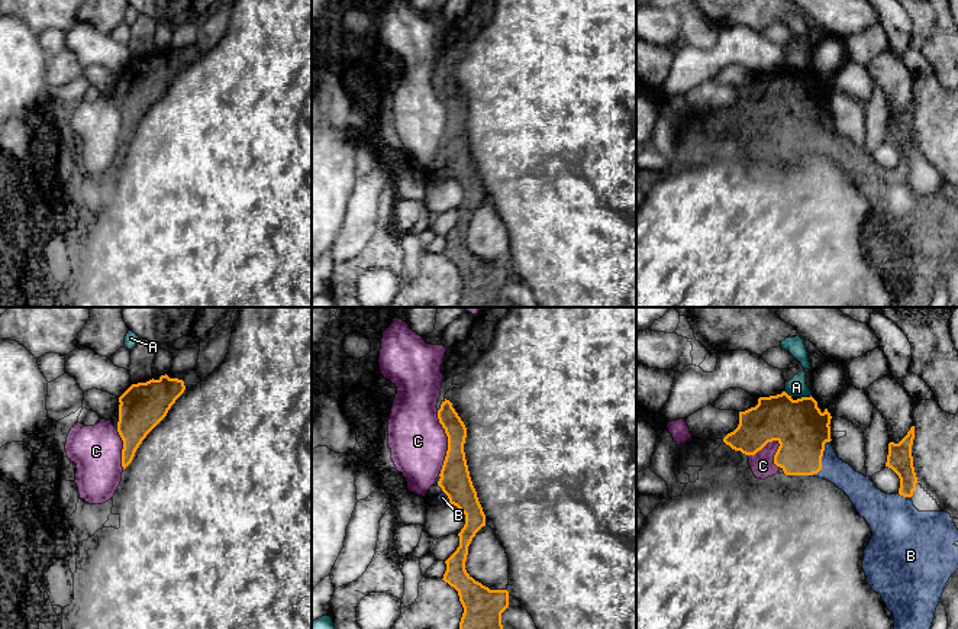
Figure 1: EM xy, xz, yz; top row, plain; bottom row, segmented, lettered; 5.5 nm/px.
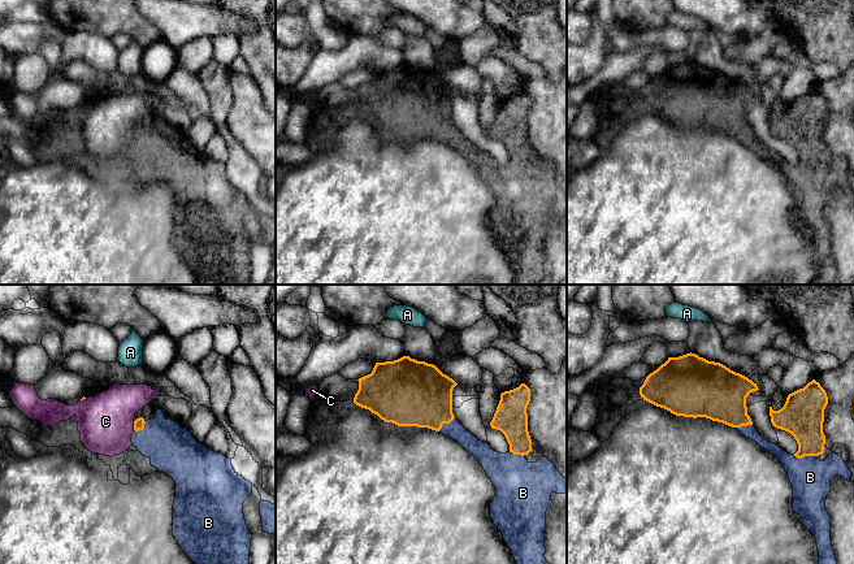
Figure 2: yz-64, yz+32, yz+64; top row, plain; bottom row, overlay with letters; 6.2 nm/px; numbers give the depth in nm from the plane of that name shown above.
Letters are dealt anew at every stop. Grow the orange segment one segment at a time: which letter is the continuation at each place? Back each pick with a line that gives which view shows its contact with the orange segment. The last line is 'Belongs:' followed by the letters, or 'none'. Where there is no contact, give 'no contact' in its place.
B: meets orange in yz
Belongs: B

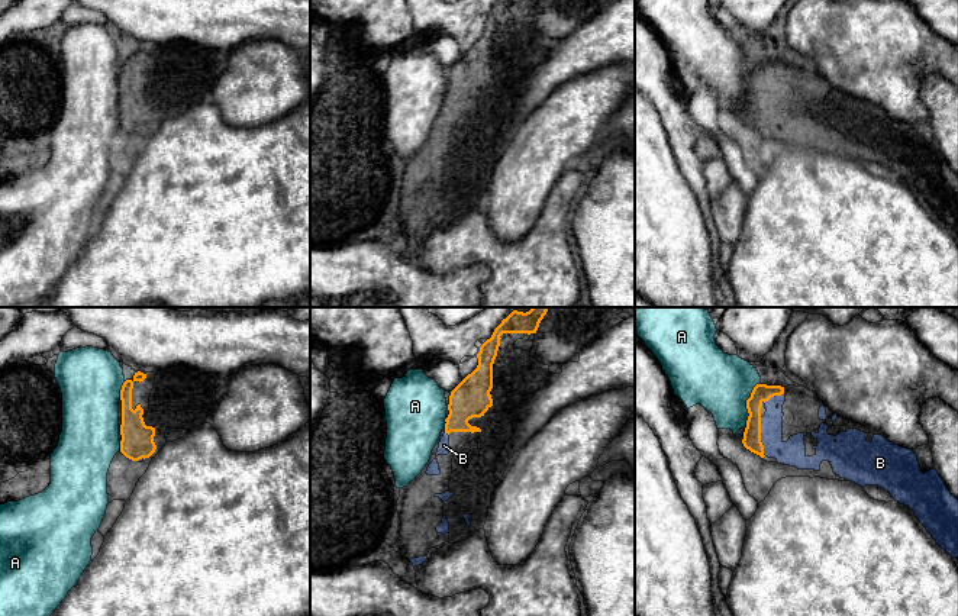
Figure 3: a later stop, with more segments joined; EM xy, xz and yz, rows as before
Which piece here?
B: meets orange in yz
Belongs: B

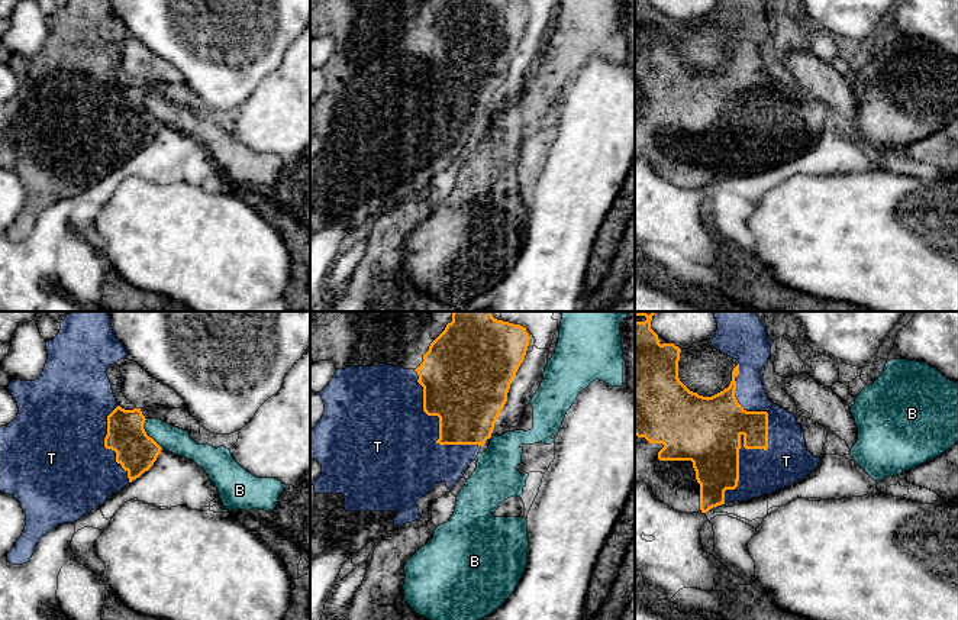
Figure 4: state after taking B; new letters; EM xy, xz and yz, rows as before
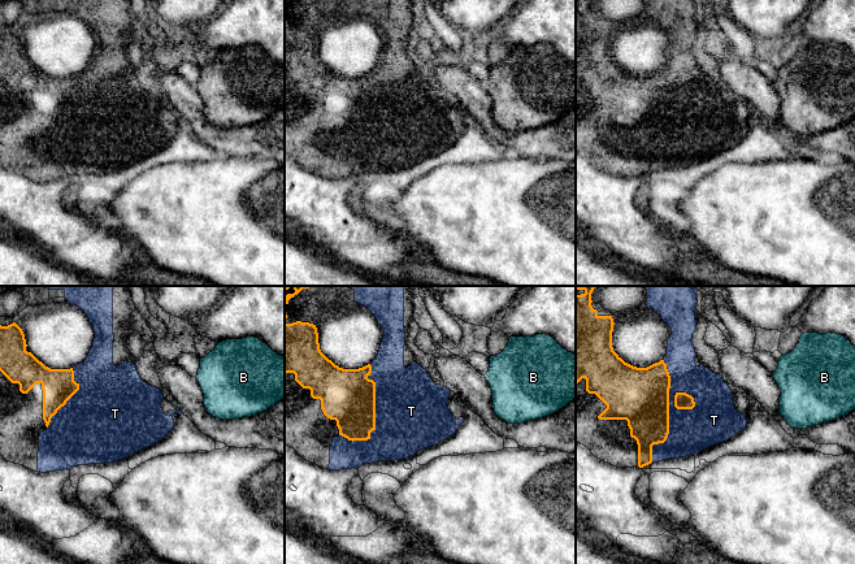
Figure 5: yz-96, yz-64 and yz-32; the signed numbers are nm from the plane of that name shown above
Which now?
T: meets orange in yz
Belongs: T

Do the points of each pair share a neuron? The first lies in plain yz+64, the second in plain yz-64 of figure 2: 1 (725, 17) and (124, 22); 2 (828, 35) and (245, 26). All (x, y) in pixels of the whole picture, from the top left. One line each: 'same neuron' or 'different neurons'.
1: different neurons
2: different neurons

